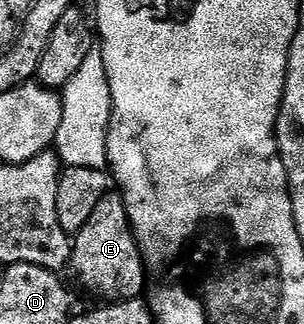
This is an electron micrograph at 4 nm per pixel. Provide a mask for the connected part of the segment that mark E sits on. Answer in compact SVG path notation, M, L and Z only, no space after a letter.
M110 190L99 200L90 219L74 235L72 243L67 268L79 287L93 294L111 296L110 298L135 296L141 292L139 290L145 282L144 273L147 272L145 260L133 234L125 201L118 191Z

